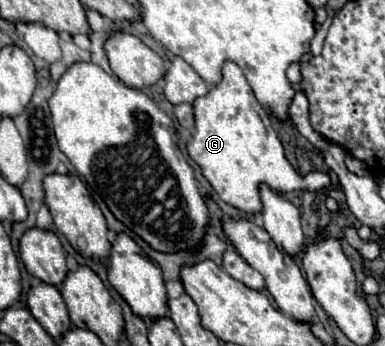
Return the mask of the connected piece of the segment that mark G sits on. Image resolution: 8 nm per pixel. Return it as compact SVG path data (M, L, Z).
M225 61L223 77L209 89L207 95L193 101L195 133L191 145L187 145L189 157L201 167L203 177L211 183L215 193L229 205L245 211L261 211L259 185L267 183L277 193L289 191L319 191L331 185L327 173L311 171L299 175L283 155L283 145L263 109L255 99L243 71L233 61Z

